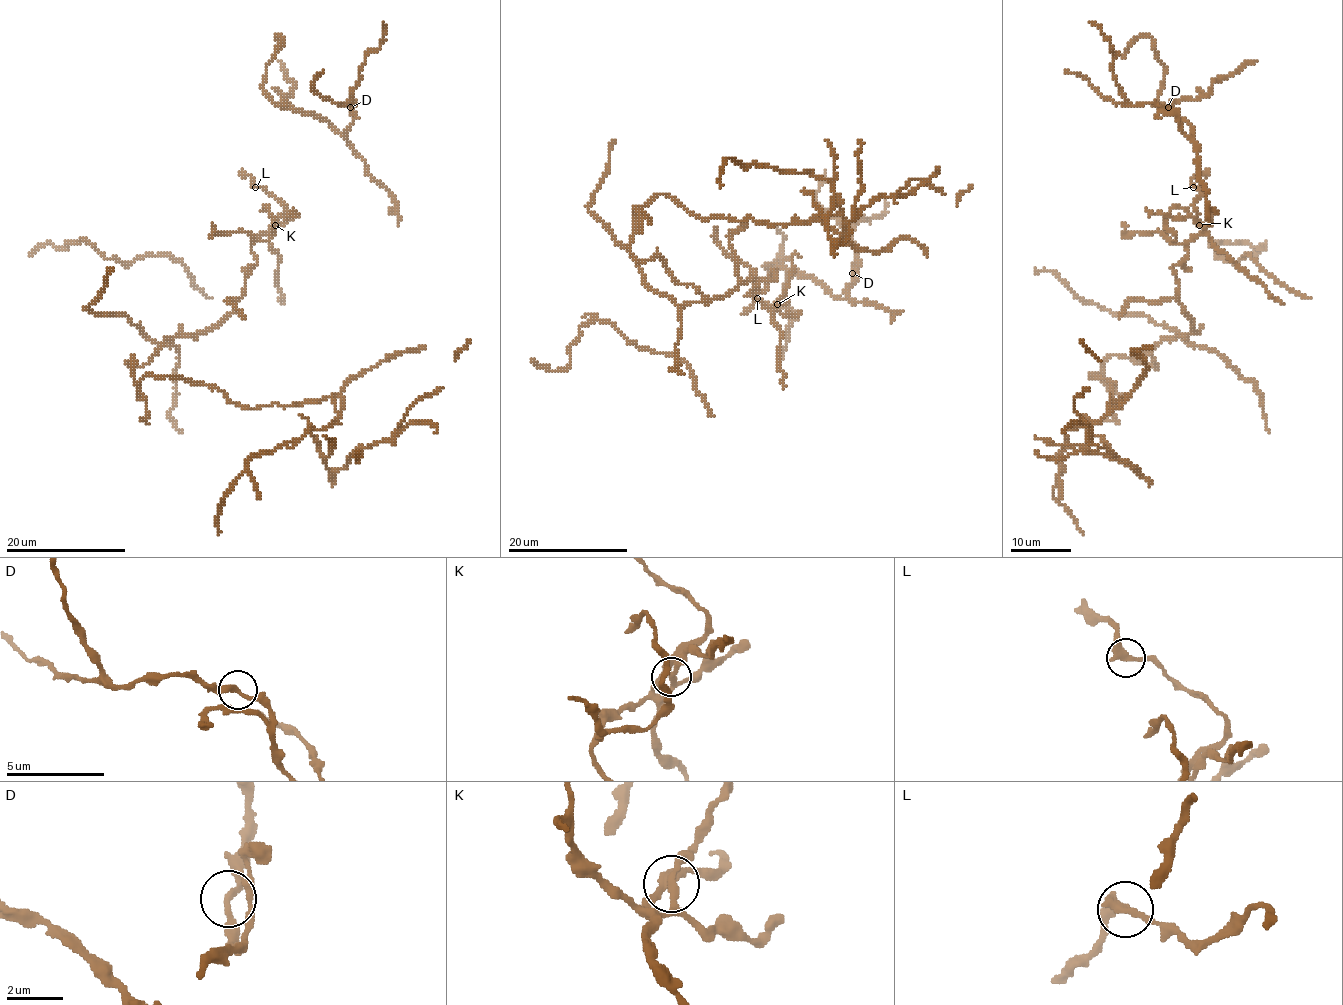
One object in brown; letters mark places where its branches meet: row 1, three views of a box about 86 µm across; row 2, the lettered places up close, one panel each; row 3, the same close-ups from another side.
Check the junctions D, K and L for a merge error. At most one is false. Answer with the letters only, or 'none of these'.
none of these

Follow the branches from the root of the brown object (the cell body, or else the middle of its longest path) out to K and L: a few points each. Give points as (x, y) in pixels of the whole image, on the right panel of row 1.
K: (1153, 366), (1157, 366), (1151, 355), (1156, 345), (1193, 328), (1178, 297), (1174, 267), (1205, 230), (1199, 225)
L: (1153, 366), (1156, 345), (1193, 328), (1174, 270), (1205, 230), (1193, 204), (1201, 192), (1193, 188)

